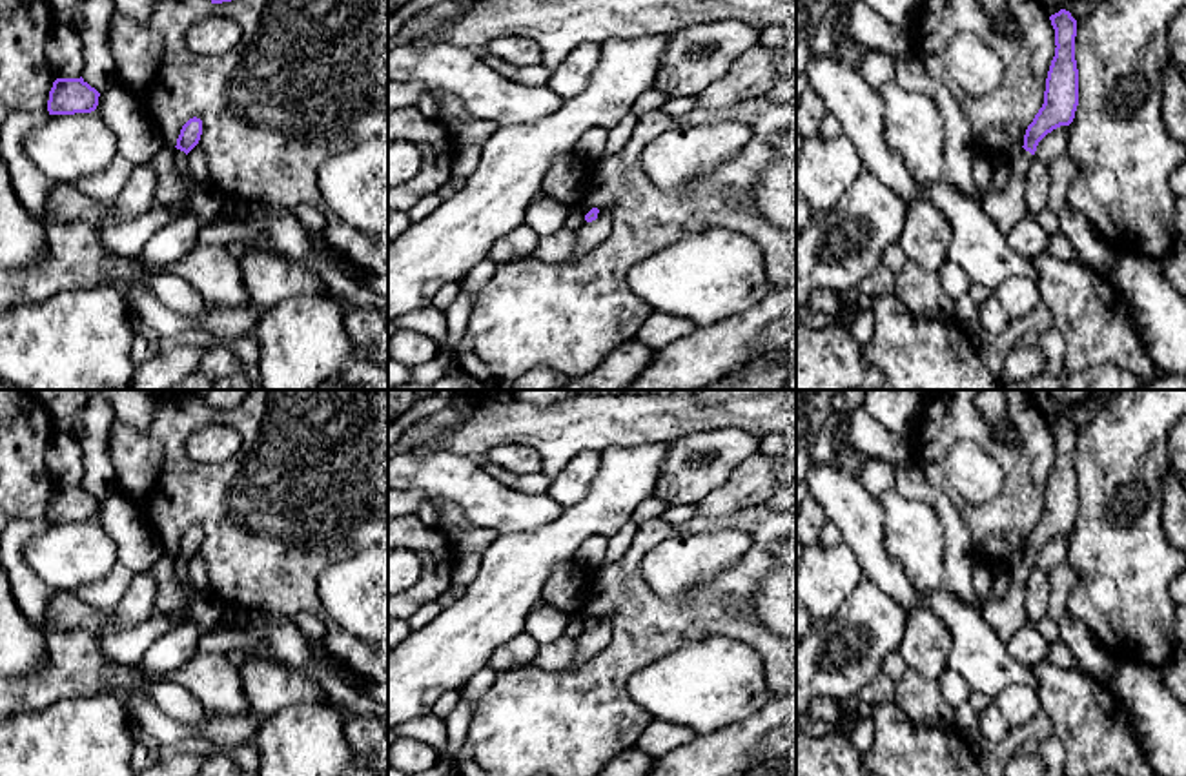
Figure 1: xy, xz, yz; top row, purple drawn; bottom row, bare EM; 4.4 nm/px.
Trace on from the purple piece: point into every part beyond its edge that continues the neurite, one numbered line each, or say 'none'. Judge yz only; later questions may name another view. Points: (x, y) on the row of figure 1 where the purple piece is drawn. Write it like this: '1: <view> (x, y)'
1: yz (1008, 206)

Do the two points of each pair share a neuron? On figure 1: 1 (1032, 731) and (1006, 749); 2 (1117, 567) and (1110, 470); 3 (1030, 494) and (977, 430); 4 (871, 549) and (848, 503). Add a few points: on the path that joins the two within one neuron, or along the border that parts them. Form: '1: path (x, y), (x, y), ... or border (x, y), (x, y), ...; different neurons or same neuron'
1: path (1026, 733), (1012, 744); same neuron
2: path (1117, 543), (1117, 525), (1112, 518), (1114, 494); same neuron
3: path (1024, 478), (993, 447); same neuron
4: path (866, 538), (858, 514); same neuron

